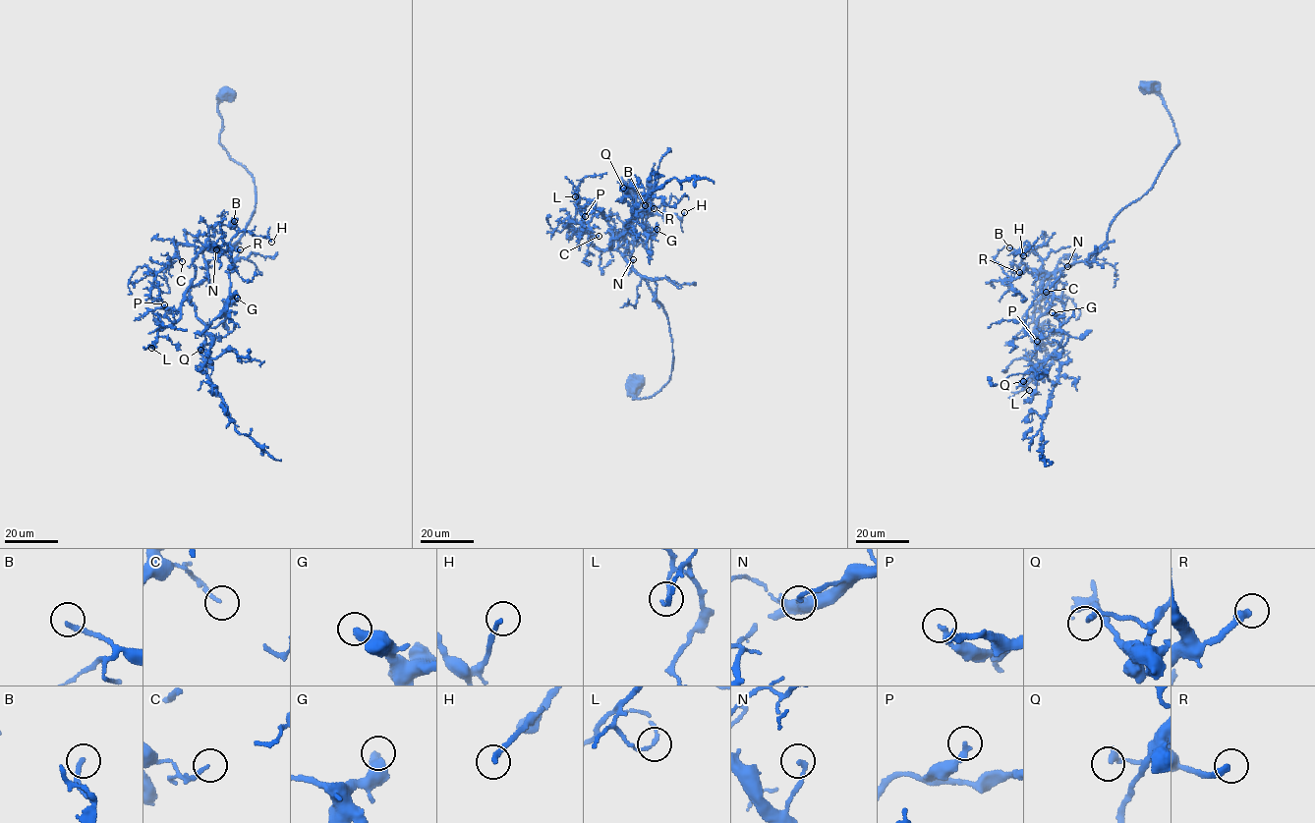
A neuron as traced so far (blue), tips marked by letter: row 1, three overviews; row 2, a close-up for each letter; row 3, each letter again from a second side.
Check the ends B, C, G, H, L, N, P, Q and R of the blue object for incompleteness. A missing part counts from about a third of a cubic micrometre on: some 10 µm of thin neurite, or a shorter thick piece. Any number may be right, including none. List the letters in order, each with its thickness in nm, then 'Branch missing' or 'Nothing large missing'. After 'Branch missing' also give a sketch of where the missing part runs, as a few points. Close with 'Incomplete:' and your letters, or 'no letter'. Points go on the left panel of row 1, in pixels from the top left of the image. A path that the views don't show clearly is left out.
B: Thickness 200 nm. Nothing large missing
C: Thickness 160 nm. Nothing large missing
G: Thickness 440 nm. Nothing large missing
H: Thickness 200 nm. Nothing large missing
L: Thickness 190 nm. Nothing large missing
N: Thickness 160 nm. Nothing large missing
P: Thickness 260 nm. Nothing large missing
Q: Thickness 260 nm. Nothing large missing
R: Thickness 320 nm. Branch missing
Incomplete: R

